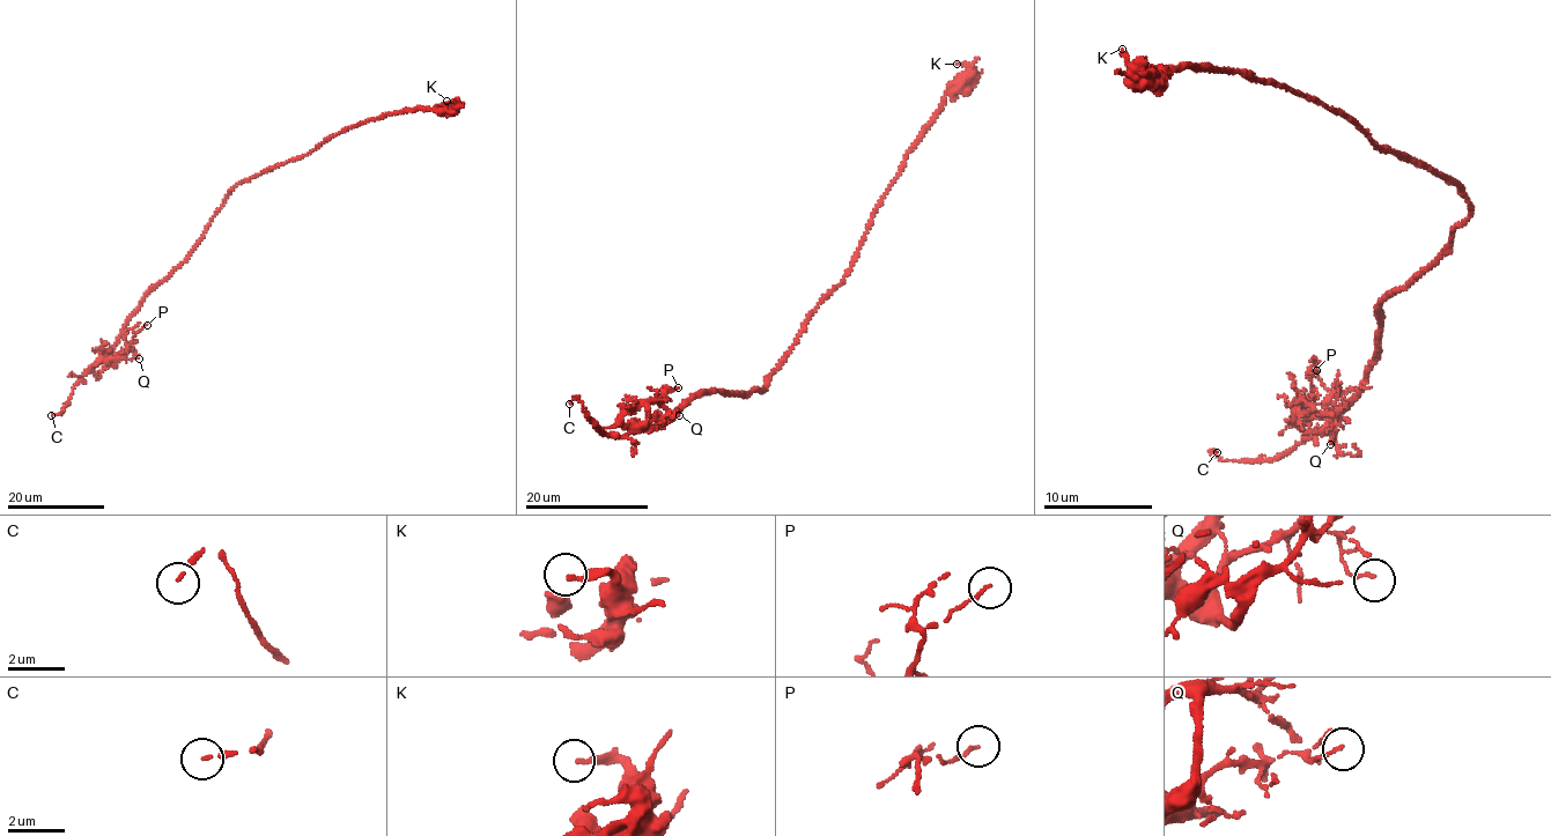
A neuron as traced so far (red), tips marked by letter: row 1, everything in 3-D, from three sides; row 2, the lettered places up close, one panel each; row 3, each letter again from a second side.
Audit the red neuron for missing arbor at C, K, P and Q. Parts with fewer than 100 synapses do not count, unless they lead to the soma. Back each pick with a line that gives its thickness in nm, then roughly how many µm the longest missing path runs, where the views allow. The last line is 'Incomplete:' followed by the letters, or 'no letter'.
C: calibre 80 nm; missing 9 µm
Incomplete: C

